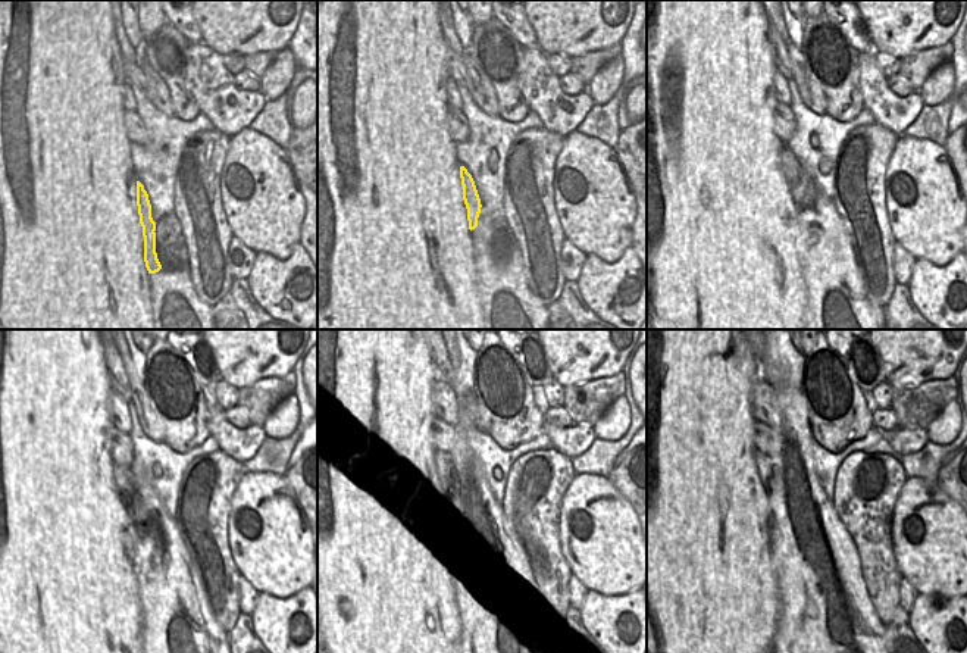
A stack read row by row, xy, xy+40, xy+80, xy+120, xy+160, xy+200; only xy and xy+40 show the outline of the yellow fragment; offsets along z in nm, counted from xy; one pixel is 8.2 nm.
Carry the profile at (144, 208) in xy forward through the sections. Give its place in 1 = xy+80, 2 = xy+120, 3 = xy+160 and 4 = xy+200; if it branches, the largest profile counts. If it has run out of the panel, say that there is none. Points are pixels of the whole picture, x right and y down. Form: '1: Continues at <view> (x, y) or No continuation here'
1: Continues at xy+80 (801, 187)
2: Continues at xy+120 (124, 480)
3: Continues at xy+160 (441, 464)
4: Continues at xy+200 (763, 464).

